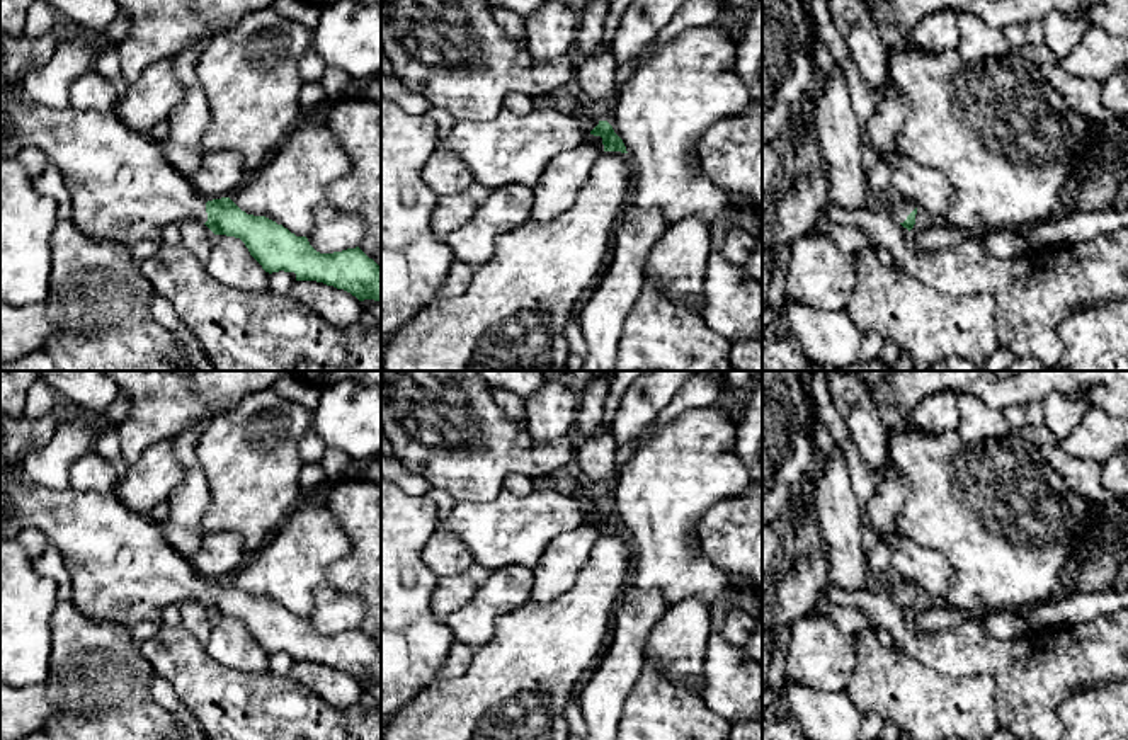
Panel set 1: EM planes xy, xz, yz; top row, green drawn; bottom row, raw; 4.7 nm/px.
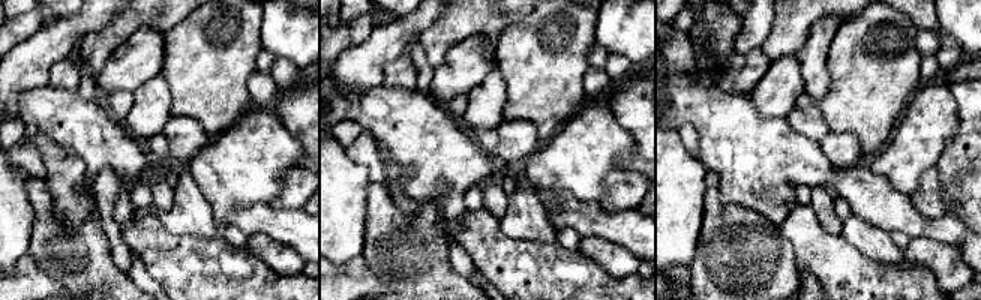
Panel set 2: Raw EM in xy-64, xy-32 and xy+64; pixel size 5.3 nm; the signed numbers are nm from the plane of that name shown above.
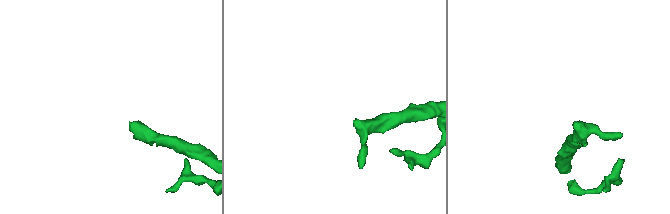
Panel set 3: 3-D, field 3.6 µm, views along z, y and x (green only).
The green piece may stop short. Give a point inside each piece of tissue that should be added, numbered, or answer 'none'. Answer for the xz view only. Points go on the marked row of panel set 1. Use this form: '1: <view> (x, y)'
1: xz (511, 148)

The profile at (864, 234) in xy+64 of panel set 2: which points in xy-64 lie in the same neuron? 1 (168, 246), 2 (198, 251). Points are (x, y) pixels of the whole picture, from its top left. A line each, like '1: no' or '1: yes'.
1: no
2: no

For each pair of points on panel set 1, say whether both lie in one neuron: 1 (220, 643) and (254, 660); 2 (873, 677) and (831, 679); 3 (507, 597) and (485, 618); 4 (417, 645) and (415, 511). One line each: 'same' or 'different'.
1: same
2: different
3: same
4: same

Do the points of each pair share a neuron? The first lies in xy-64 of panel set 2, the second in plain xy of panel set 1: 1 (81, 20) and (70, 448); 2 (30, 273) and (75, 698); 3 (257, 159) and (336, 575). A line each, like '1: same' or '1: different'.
1: same
2: different
3: different

